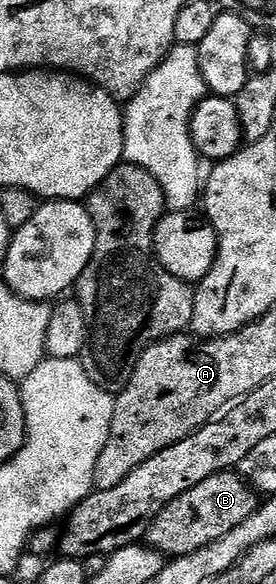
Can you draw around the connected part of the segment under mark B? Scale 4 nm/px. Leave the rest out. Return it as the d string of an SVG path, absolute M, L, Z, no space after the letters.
M240 472L216 473L211 479L203 479L199 487L191 487L191 491L183 491L151 523L145 533L144 540L149 548L164 553L166 558L191 555L191 551L199 551L199 547L207 547L207 543L215 543L215 539L223 539L227 531L235 531L239 523L243 523L257 510L259 494Z

